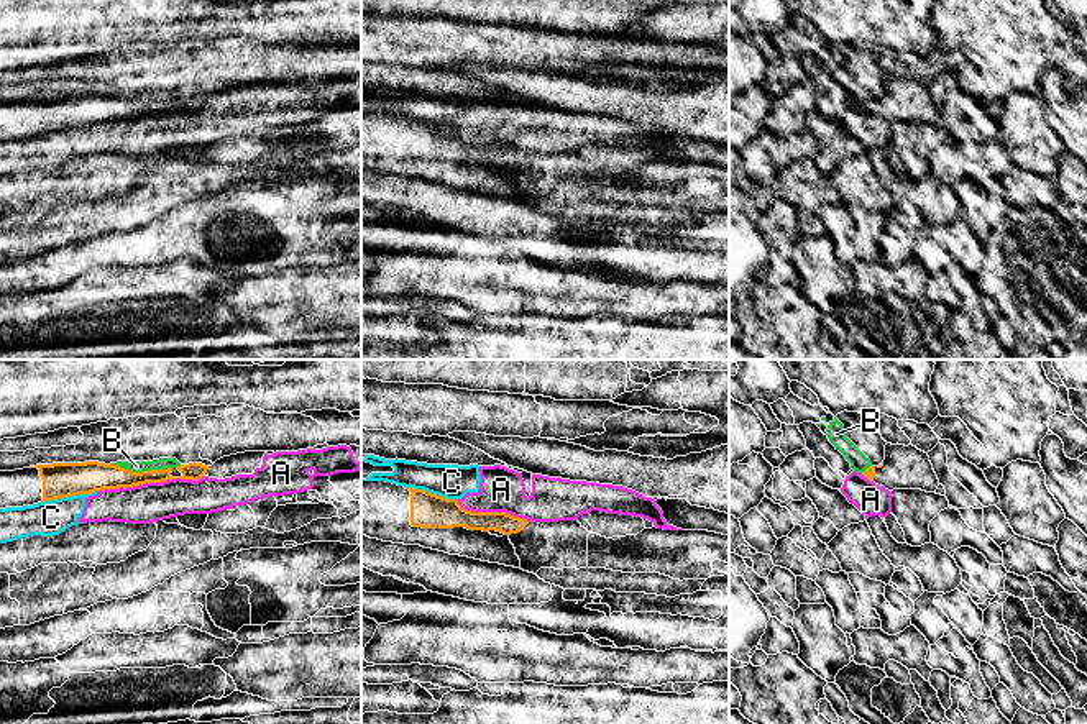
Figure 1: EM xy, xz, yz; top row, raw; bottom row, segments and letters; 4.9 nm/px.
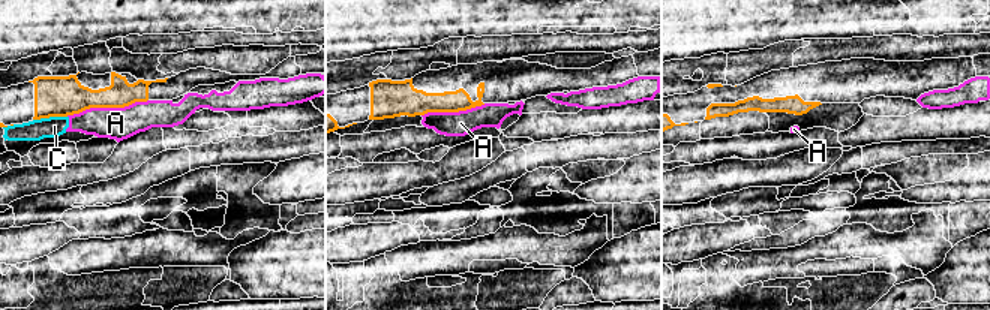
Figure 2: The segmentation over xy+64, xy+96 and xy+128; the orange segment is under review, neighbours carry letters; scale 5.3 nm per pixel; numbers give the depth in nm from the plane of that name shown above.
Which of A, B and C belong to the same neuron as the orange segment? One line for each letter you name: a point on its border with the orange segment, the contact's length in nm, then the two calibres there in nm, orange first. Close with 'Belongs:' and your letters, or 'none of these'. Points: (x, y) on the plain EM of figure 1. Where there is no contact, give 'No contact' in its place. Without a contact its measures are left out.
Belongs: none of these

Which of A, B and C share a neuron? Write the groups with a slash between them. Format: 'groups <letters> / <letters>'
groups A C / B

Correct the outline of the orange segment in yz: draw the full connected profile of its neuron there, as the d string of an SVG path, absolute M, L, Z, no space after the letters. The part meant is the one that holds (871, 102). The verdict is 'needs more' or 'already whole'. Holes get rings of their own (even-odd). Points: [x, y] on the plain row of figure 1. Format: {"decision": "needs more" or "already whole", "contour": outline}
{"decision": "needs more", "contour": "M887 76L883 95L869 99L862 108L888 123L921 121L934 125L939 118L939 112L928 85L913 77L905 79Z"}

